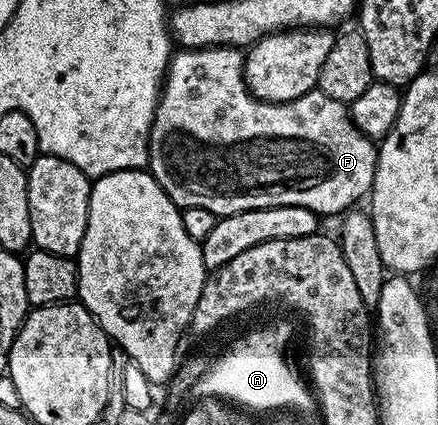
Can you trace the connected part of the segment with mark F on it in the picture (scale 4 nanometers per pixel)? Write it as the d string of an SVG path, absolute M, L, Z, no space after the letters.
M200 47L198 49L179 49L171 56L167 64L167 74L161 84L159 103L155 107L155 116L151 126L151 143L147 146L147 158L151 175L165 189L165 193L182 209L201 205L201 209L209 209L217 217L236 215L242 211L253 209L269 209L270 207L288 207L297 205L315 212L320 217L326 215L342 216L348 209L354 208L359 198L370 192L375 180L375 166L379 160L376 144L365 133L357 129L351 120L348 104L333 101L324 91L314 90L297 97L288 103L263 103L256 99L247 89L243 79L243 61L245 55L237 47Z

